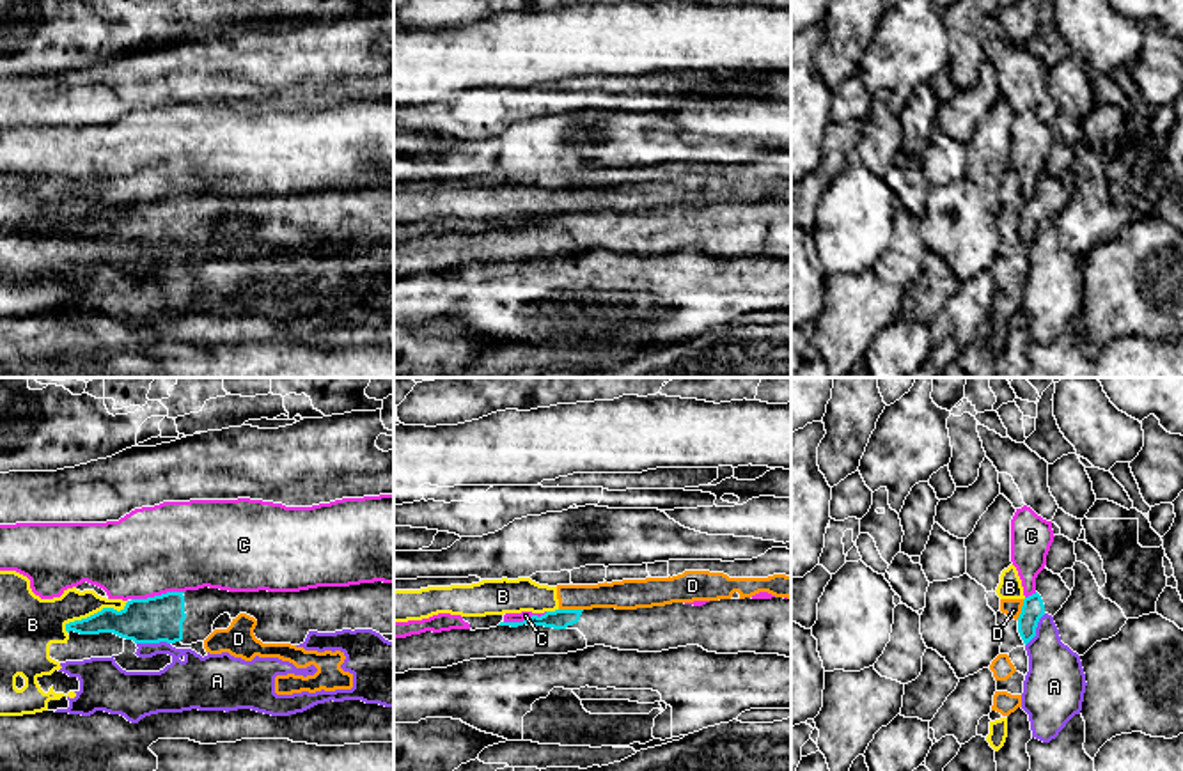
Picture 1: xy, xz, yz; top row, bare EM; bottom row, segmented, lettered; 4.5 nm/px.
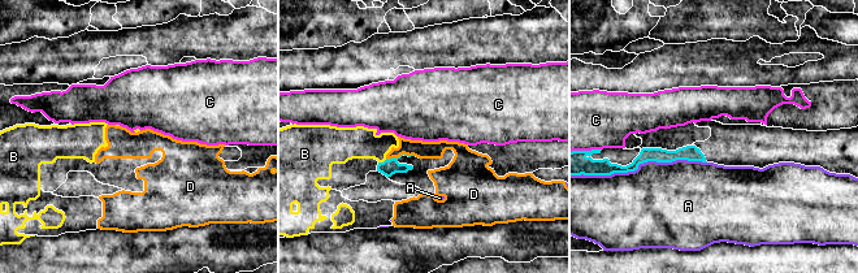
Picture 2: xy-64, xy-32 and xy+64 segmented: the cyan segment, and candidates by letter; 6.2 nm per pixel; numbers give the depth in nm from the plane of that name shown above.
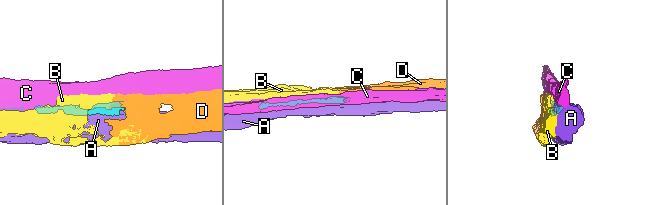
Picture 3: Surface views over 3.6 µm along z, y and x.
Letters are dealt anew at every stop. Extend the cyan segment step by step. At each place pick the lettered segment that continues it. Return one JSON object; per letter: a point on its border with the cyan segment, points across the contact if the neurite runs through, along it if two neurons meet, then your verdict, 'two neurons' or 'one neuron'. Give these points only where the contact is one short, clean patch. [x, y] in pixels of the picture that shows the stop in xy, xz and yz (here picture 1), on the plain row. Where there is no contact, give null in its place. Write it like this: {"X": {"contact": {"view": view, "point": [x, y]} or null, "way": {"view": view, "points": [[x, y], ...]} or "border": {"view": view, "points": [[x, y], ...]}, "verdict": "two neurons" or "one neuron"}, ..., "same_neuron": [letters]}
{"A": {"contact": {"view": "xy", "point": [153, 245]}, "verdict": "two neurons"}, "B": {"contact": {"view": "xy", "point": [94, 217]}, "verdict": "two neurons"}, "C": {"contact": {"view": "xy", "point": [156, 199]}, "verdict": "two neurons"}, "D": {"contact": {"view": "xz", "point": [571, 213]}, "verdict": "two neurons"}, "same_neuron": []}

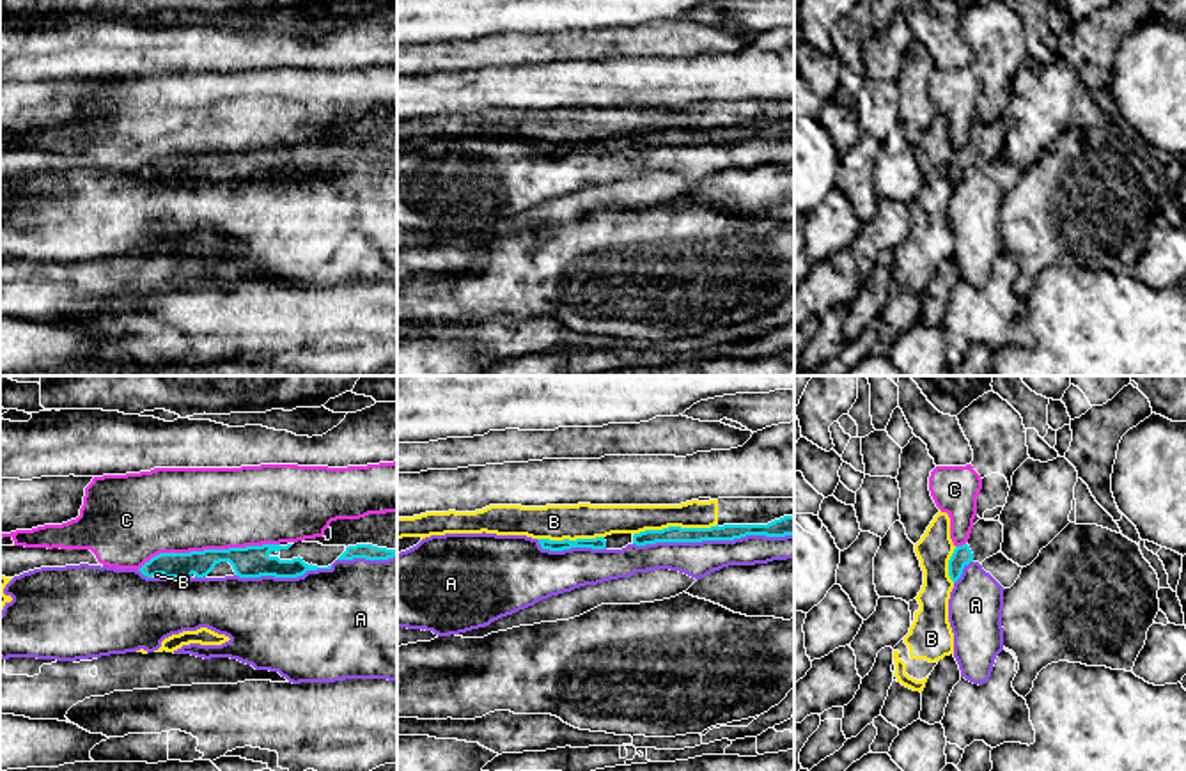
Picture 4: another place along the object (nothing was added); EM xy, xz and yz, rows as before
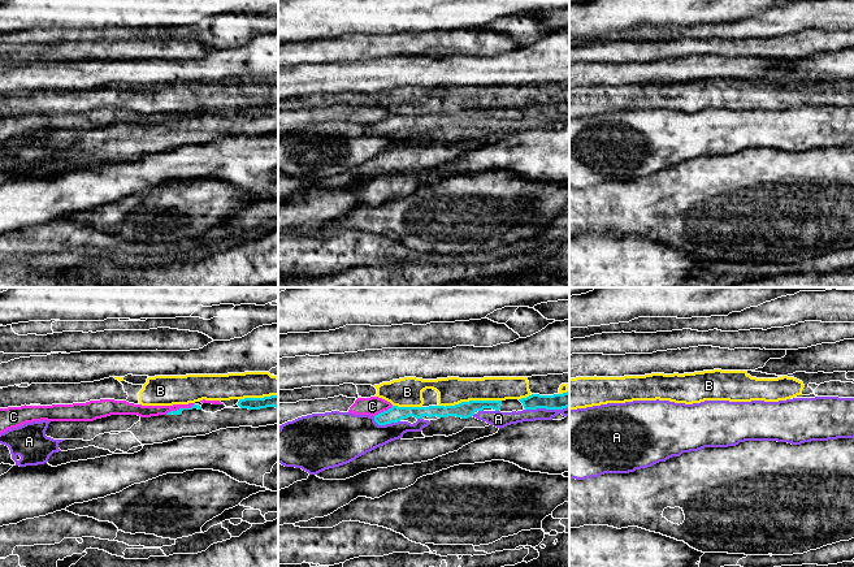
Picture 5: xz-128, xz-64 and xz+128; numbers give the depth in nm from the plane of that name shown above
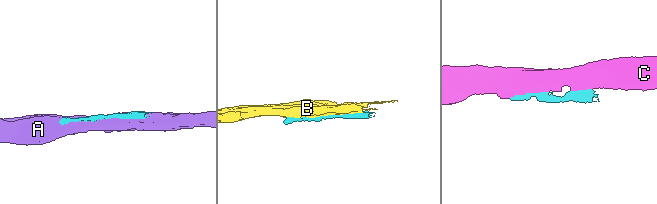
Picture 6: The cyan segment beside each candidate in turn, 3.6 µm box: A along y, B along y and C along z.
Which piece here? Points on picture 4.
{"A": {"contact": {"view": "xz", "point": [713, 142]}, "verdict": "two neurons"}, "B": {"contact": {"view": "xz", "point": [674, 130]}, "verdict": "two neurons"}, "C": {"contact": {"view": "xy", "point": [208, 153]}, "verdict": "two neurons"}, "same_neuron": []}

